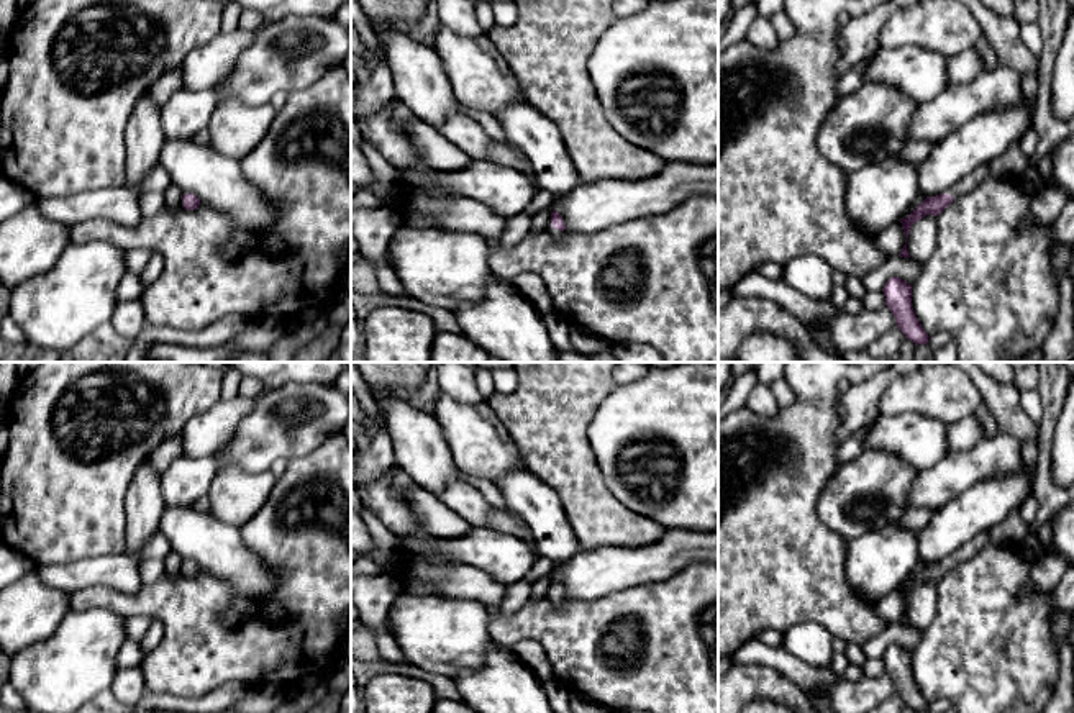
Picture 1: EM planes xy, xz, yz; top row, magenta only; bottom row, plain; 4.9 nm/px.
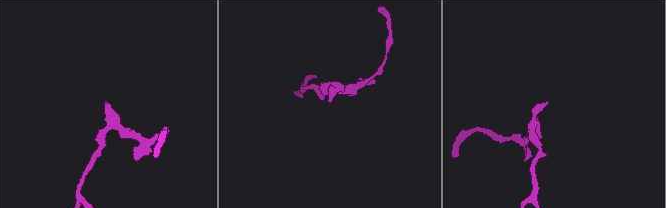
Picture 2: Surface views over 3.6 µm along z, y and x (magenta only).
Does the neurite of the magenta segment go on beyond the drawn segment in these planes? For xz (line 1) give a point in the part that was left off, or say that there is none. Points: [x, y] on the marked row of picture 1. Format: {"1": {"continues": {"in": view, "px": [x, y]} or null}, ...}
{"1": {"continues": {"in": "xz", "px": [555, 233]}}}

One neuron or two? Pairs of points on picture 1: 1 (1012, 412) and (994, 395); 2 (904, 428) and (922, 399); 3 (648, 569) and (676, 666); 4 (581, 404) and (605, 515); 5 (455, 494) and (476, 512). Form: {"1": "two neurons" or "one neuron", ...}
{"1": "one neuron", "2": "two neurons", "3": "two neurons", "4": "one neuron", "5": "one neuron"}

